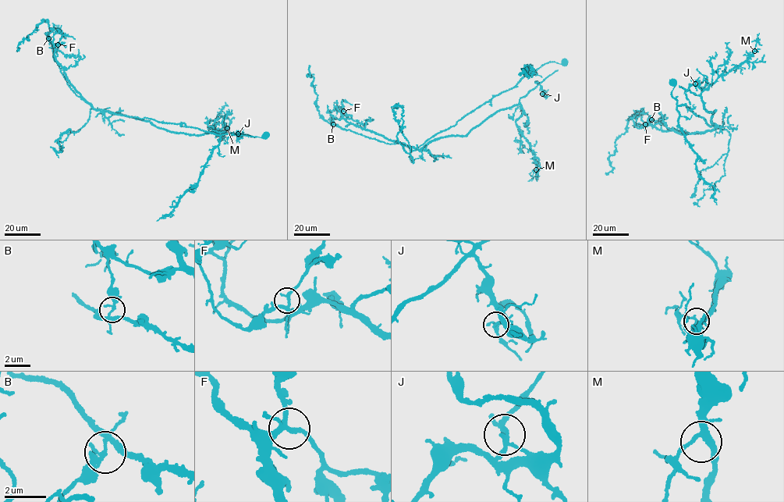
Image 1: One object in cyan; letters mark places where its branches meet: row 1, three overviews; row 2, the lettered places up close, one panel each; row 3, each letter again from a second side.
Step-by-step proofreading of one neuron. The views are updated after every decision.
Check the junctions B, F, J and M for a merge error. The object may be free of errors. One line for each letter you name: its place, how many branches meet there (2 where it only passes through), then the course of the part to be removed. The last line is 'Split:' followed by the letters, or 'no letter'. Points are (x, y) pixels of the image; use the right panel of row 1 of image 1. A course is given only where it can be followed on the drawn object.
B: at (651, 119); 4 branches meet; foreign part runs (651, 119), (690, 133), (716, 128), (677, 106), (679, 126), (717, 204)
Split: B

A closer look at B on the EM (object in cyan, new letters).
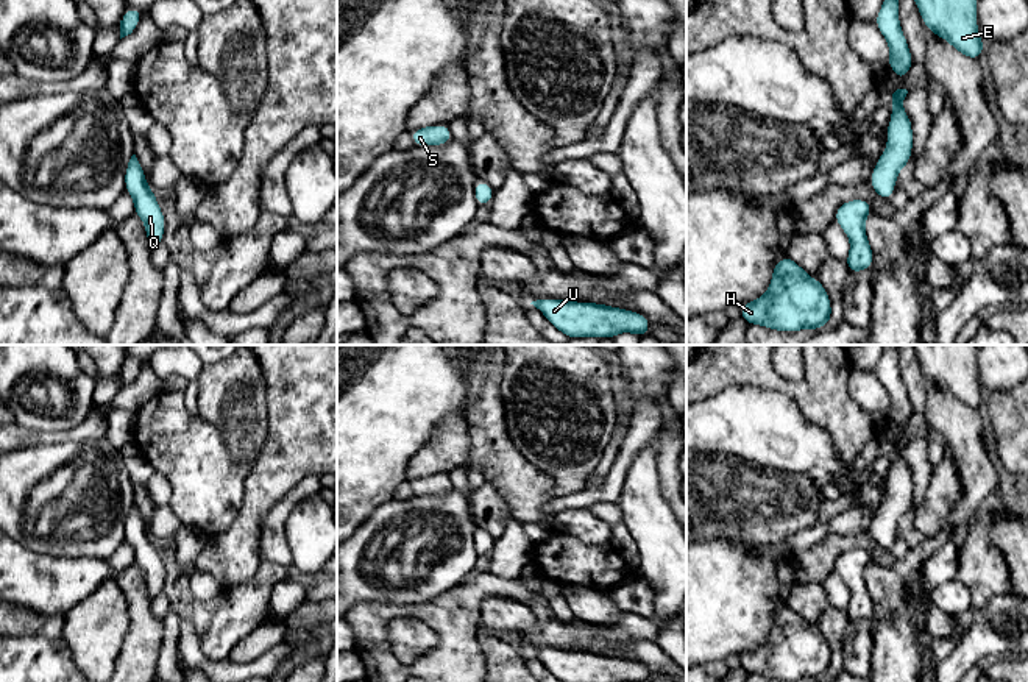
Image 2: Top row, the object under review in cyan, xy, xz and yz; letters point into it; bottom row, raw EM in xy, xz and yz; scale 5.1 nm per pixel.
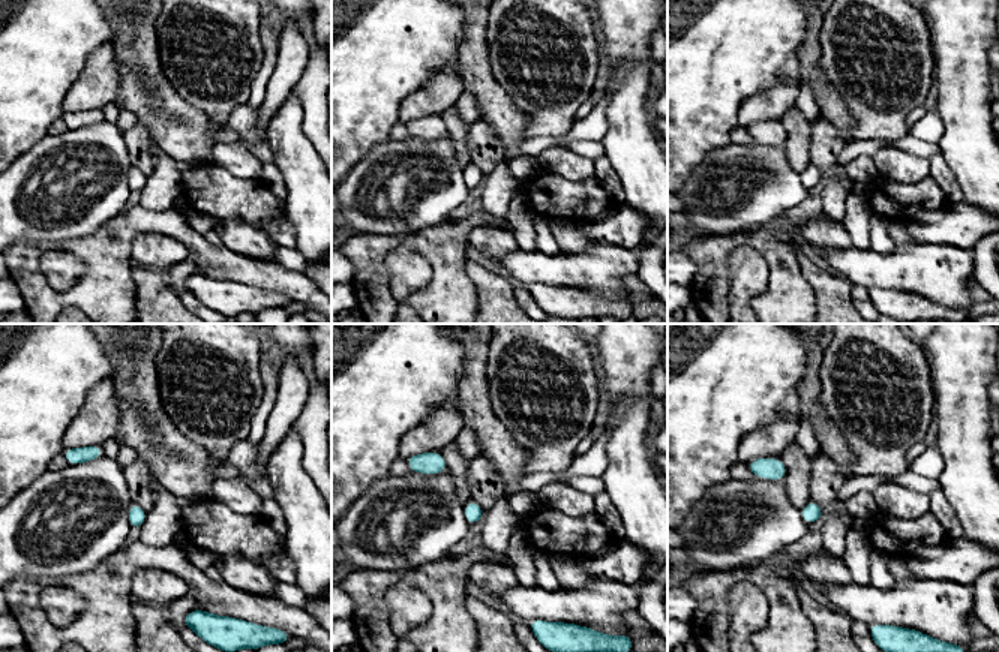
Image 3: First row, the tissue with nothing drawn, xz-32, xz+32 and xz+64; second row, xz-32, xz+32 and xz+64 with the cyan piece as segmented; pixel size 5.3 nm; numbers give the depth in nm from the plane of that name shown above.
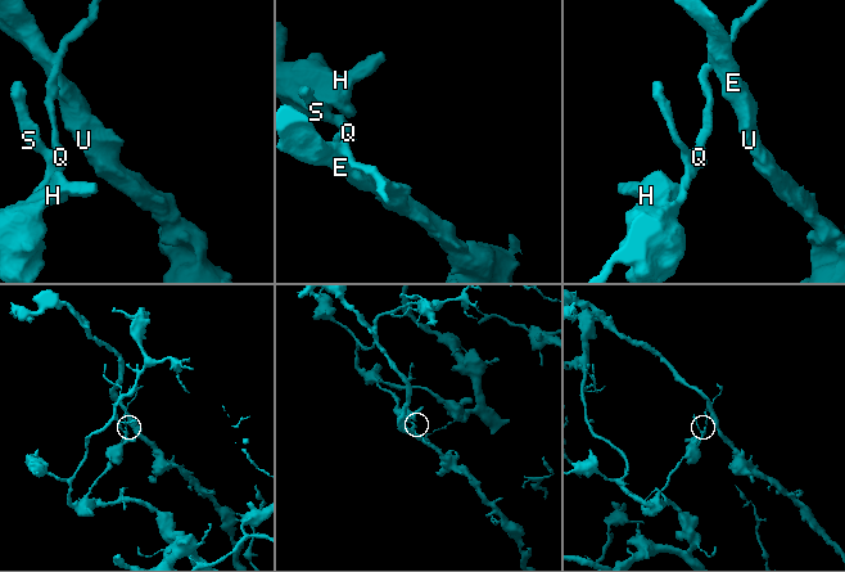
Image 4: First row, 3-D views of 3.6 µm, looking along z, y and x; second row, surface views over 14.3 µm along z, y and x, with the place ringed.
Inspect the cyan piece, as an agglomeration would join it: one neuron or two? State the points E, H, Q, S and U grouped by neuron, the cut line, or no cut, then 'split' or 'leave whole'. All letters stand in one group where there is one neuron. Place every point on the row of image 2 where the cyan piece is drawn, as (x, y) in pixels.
E U / H Q S | yz (872, 174), (886, 177), (894, 184) | split

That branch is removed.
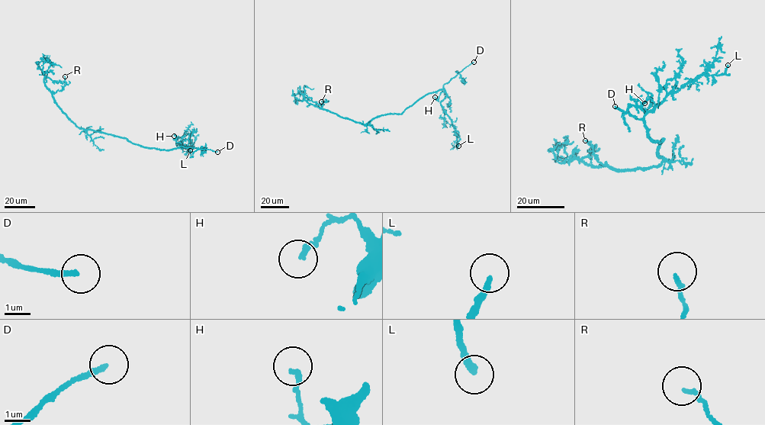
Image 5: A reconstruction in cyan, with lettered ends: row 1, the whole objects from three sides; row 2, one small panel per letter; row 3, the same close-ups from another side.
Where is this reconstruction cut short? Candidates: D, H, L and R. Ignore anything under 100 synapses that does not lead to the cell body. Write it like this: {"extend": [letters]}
{"extend": ["D"]}

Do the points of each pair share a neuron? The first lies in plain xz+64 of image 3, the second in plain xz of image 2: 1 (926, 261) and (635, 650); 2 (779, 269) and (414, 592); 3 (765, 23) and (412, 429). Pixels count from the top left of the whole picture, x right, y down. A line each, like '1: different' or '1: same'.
1: different
2: different
3: same

